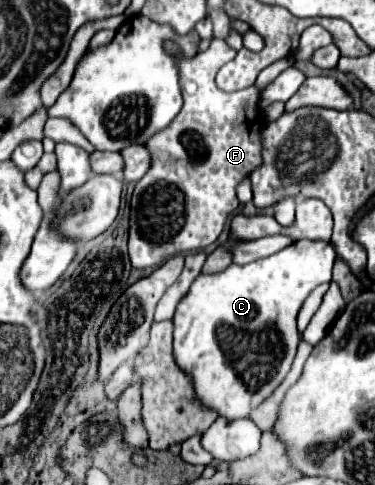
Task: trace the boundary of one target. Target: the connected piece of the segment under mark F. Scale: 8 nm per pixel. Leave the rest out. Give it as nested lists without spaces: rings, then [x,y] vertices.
[[[212,40],[204,52],[198,52],[192,58],[176,58],[180,88],[184,96],[184,106],[178,116],[146,142],[146,150],[152,156],[150,170],[144,178],[136,184],[132,202],[130,202],[130,240],[128,252],[130,262],[134,268],[148,268],[160,266],[166,258],[174,254],[204,250],[220,236],[224,222],[230,212],[238,208],[236,186],[250,176],[250,172],[262,162],[260,158],[260,114],[258,114],[258,100],[260,90],[246,88],[240,92],[222,92],[214,76],[222,64],[230,62],[236,52],[224,40]]]

